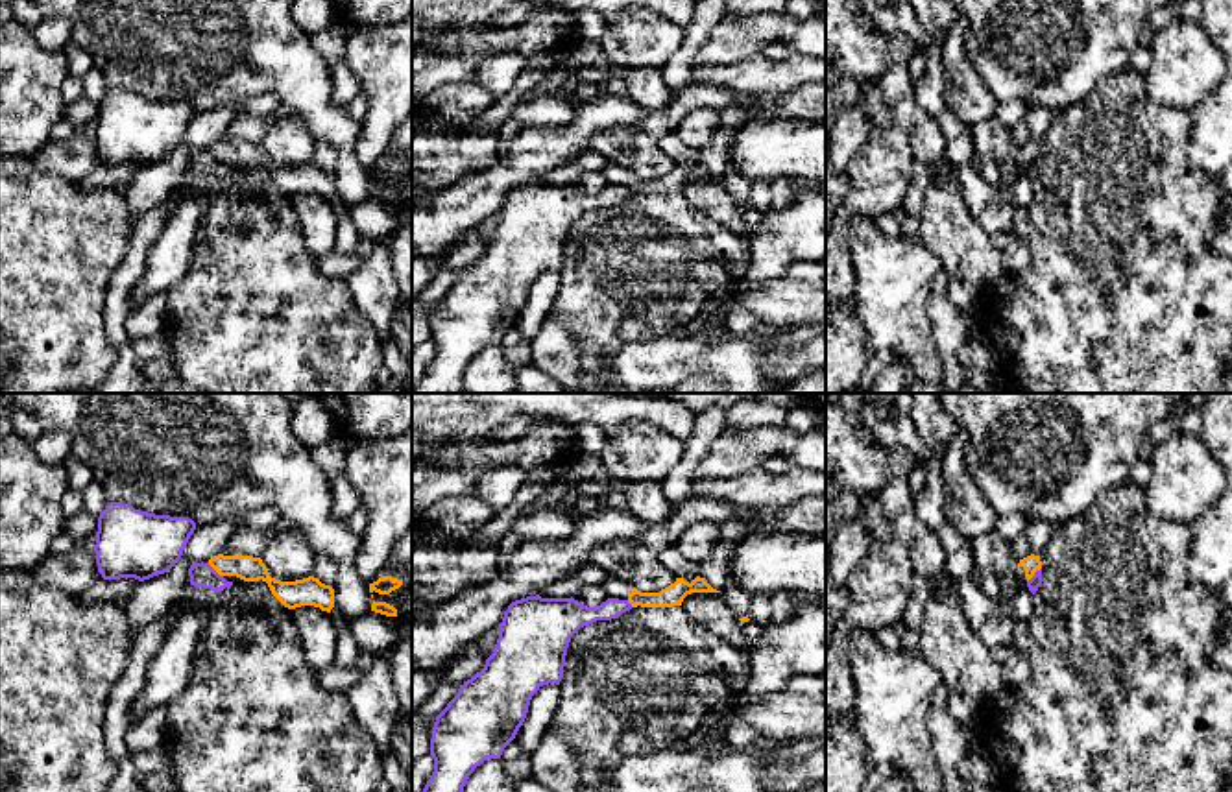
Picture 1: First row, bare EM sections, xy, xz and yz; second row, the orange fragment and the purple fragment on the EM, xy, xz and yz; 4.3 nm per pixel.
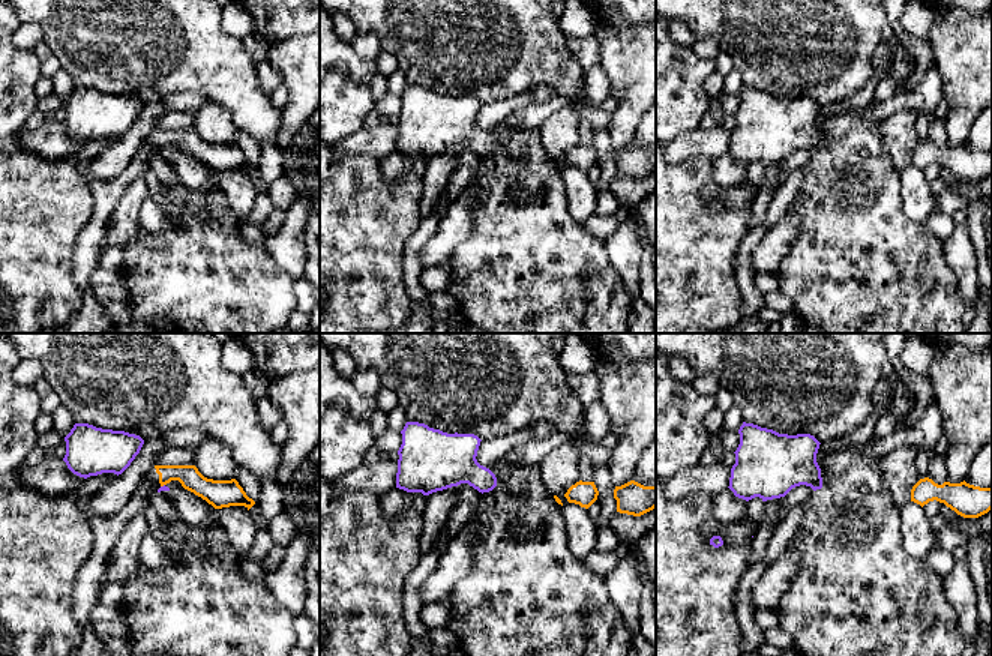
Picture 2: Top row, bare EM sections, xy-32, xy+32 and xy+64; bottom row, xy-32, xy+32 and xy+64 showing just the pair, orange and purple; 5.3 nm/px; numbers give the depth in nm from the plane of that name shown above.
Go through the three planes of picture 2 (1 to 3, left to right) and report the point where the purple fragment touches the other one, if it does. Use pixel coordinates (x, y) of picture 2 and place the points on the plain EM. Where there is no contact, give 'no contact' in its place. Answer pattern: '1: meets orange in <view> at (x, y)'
1: meets orange in xy-32 at (162, 149)
2: no contact
3: no contact

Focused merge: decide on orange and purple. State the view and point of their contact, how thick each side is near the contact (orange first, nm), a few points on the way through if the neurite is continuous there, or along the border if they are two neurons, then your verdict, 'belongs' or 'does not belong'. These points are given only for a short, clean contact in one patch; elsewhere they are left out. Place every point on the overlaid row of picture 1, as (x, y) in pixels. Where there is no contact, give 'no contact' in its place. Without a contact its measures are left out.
contact yz (1033, 575); calibres 80 and 60 nm; border yz (1040, 567), (1027, 582); does not belong

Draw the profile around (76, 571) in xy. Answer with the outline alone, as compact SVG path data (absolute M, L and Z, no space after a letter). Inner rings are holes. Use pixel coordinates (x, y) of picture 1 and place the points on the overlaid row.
M76 543L65 556L50 554L30 570L39 583L59 587L72 596L79 596L103 580L98 572L96 552L85 543Z

